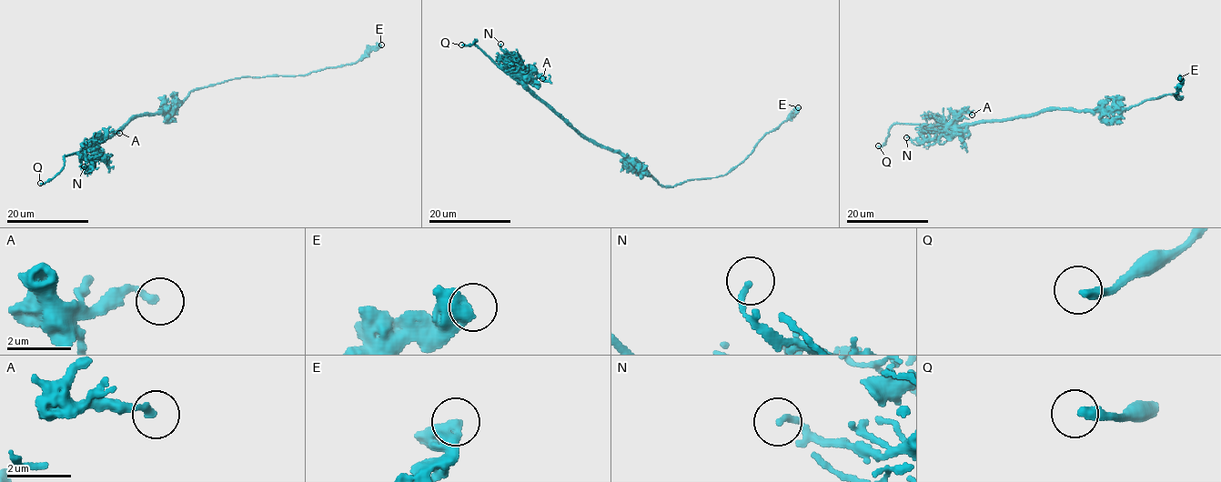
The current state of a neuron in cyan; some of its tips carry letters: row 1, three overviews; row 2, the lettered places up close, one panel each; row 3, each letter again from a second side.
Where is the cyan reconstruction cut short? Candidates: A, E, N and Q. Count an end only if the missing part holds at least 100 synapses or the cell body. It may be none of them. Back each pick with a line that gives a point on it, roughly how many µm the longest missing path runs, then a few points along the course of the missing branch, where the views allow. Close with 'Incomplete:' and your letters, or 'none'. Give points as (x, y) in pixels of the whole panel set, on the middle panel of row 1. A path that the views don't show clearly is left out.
Q: (461, 45) | 50 µm
Incomplete: Q

